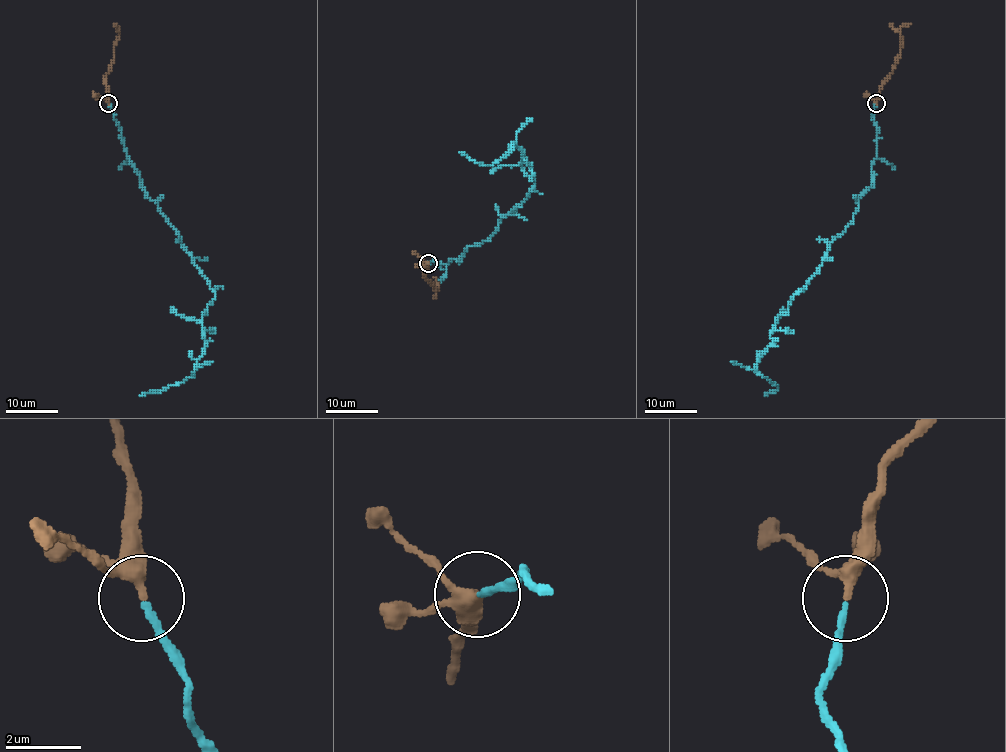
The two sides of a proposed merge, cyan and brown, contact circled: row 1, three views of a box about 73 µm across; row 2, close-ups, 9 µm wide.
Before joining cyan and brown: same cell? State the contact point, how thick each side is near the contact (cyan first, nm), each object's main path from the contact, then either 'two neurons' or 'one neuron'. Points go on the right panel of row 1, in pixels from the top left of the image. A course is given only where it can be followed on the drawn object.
(876, 103) | 170/280 nm | cyan via (876, 103), (873, 183), (819, 271), (778, 317), (756, 370), (777, 386), (764, 395) | brown via (876, 103), (880, 85), (893, 70), (899, 54), (901, 28), (910, 23) | one neuron

